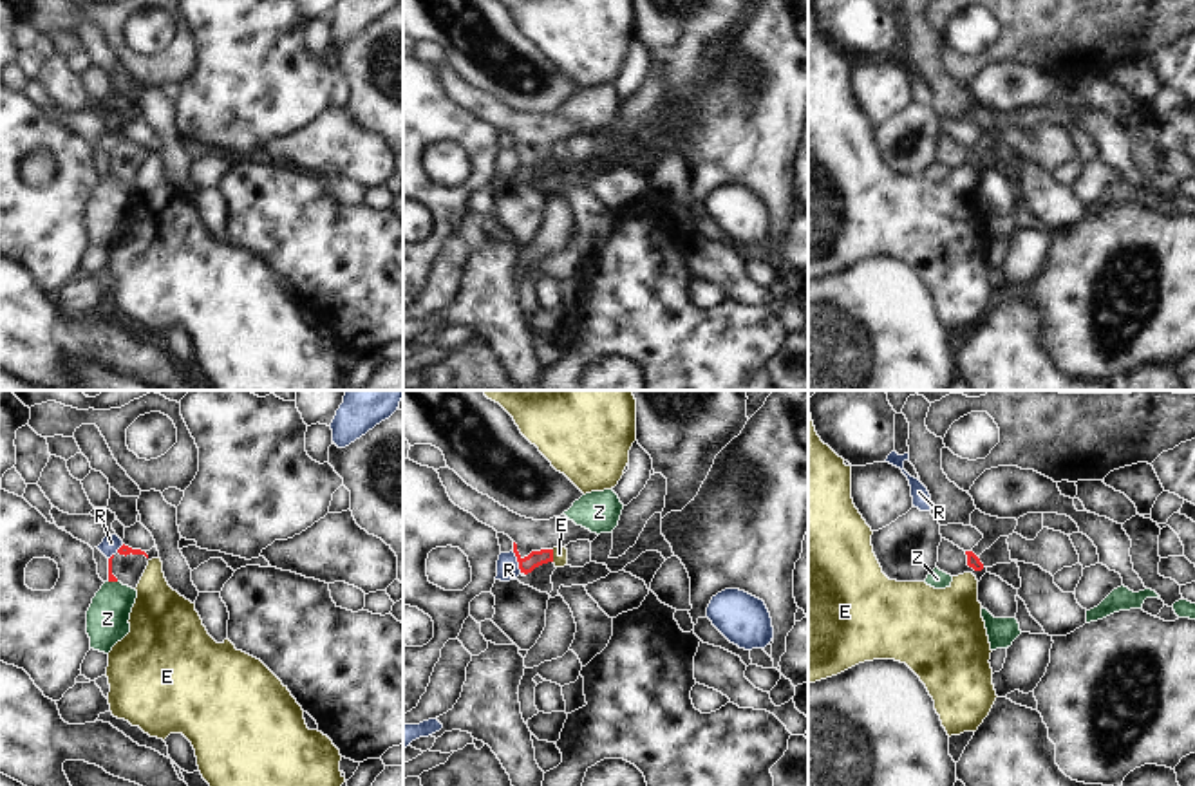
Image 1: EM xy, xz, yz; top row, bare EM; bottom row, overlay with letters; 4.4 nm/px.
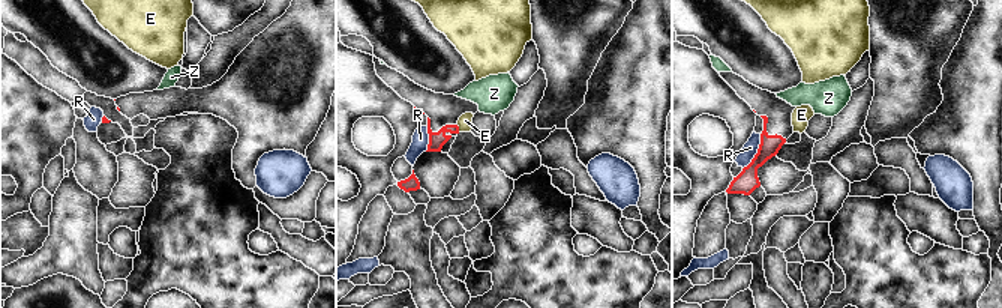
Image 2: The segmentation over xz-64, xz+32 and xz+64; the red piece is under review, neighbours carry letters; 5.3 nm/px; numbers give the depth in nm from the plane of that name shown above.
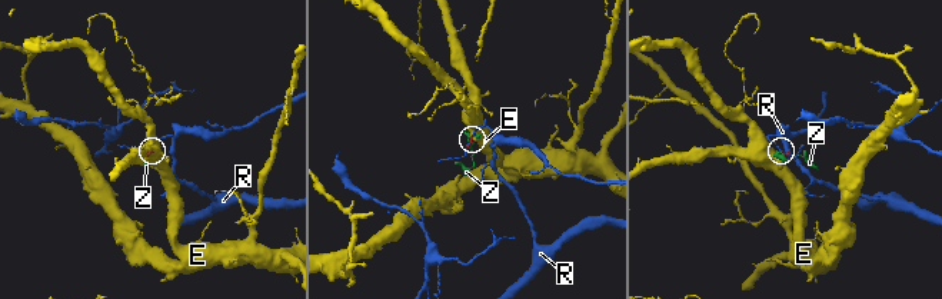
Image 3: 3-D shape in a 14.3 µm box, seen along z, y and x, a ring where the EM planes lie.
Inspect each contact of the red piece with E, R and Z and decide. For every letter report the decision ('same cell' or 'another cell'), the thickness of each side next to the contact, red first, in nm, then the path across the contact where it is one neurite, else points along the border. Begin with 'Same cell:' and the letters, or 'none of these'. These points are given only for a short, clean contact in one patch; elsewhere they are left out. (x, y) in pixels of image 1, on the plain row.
Same cell: none of these
E: another cell; calibres 70 and 60 nm; border xz (552, 145), (554, 156)
R: another cell; calibres 70 and 100 nm
Z: another cell; calibres 30 and 190 nm; border xy (109, 176), (116, 177)

